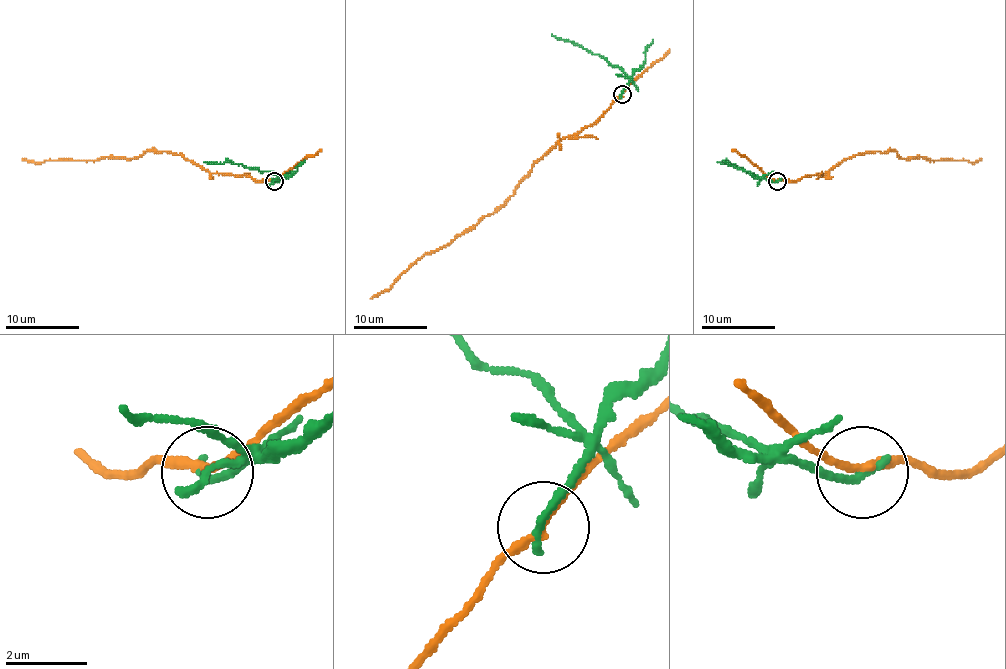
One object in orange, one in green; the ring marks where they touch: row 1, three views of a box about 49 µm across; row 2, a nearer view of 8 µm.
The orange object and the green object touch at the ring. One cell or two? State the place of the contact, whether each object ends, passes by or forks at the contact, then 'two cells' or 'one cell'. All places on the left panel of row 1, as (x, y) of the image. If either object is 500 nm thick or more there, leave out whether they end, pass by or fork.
(274, 181) | orange passes by | green ends | two cells

